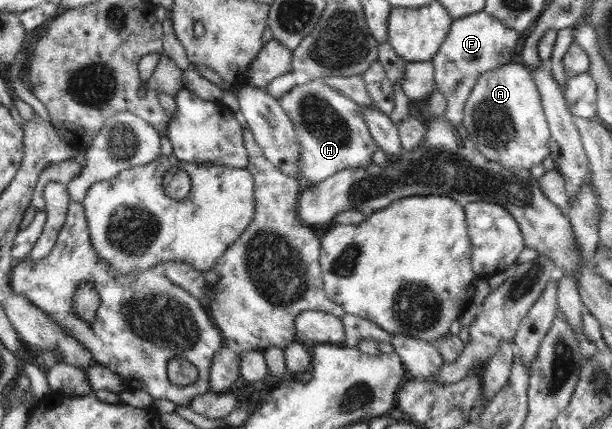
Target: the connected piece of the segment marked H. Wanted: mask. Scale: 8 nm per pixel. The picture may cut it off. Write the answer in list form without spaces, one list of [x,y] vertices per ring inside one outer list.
[[[322,78],[294,86],[279,99],[279,104],[292,121],[300,144],[302,179],[318,184],[344,169],[364,168],[372,163],[377,145],[364,121],[361,105],[325,84]]]

